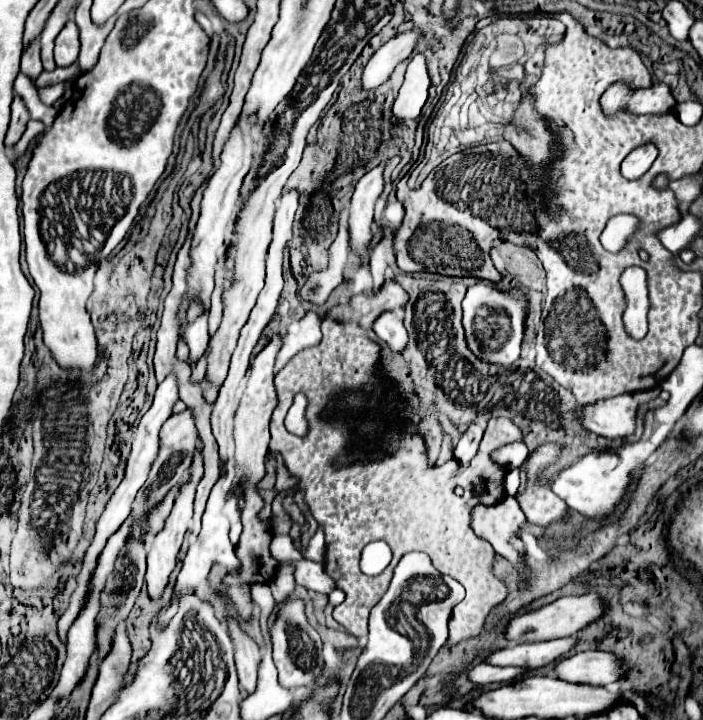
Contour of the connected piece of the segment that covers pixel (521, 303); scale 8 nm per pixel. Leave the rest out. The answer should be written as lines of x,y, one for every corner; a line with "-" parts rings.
479,281
477,285
469,287
463,299
463,329
469,351
485,363
501,365
507,371
513,371
515,361
519,359
519,347
525,329
525,313
527,303
523,293
517,289
505,293
485,281

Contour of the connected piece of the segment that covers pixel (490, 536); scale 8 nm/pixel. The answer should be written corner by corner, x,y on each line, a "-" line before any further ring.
505,497
493,507
475,507
473,529
487,539
495,551
517,569
519,589
525,589
533,571
525,563
525,551
517,549
511,539
519,539
519,529
525,525
525,513
515,497

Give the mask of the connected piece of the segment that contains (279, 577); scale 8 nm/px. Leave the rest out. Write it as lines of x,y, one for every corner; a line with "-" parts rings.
283,566
277,572
275,579
269,583
276,602
280,602
294,593
296,583
293,577
293,571
294,569
291,566

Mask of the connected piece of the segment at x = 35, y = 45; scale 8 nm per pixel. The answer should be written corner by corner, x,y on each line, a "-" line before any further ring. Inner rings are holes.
39,39
31,41
31,45
23,51
23,57
21,57
21,71
27,75
27,77
37,77
41,71
43,71
43,65
41,65
41,53
39,53

